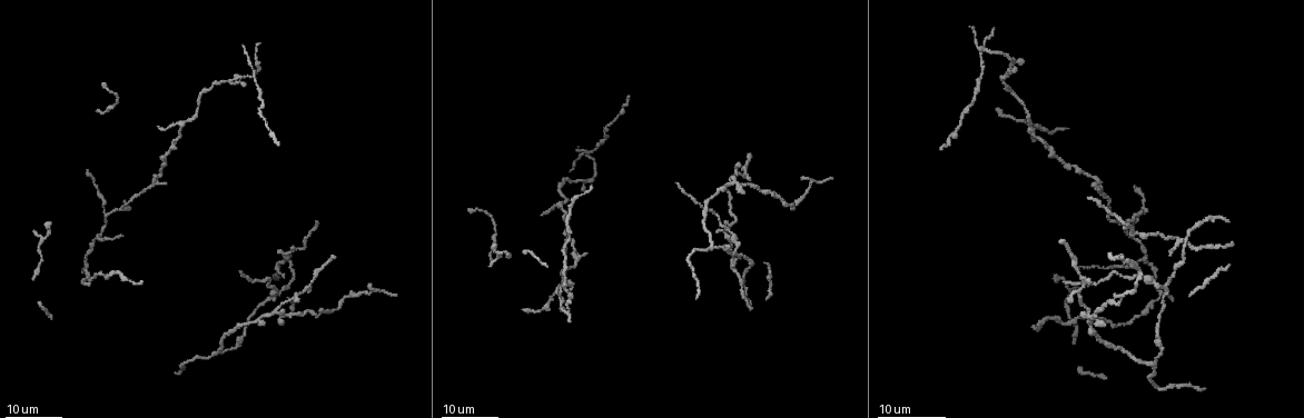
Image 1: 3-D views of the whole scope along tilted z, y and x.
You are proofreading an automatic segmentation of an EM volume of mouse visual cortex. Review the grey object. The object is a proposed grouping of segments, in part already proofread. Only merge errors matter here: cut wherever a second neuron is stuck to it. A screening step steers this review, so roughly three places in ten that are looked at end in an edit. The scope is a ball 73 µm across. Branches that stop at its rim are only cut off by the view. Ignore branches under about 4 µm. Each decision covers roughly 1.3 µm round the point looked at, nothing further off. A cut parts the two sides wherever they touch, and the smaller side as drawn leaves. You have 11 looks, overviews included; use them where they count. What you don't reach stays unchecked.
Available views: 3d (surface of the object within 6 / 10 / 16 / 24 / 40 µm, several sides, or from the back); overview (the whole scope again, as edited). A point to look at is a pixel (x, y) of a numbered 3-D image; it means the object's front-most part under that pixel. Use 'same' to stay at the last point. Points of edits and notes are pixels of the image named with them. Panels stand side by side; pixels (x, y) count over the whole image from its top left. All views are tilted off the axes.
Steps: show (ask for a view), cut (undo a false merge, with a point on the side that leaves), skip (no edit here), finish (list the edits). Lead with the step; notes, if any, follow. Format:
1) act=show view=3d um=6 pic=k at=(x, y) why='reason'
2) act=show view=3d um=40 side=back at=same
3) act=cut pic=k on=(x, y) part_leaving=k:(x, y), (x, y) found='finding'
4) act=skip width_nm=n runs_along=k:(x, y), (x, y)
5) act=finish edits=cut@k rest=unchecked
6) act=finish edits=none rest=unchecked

act=show view=3d um=16 pic=1 at=(1135, 234) why='small branch off a trunk'

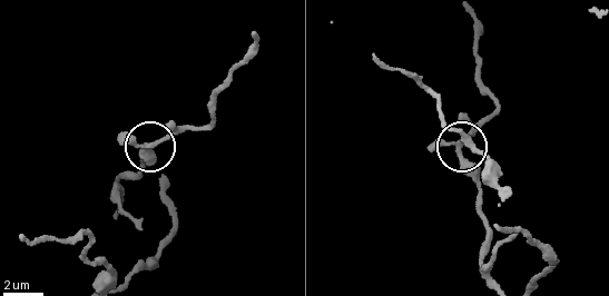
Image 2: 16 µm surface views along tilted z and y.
act=show view=3d um=10 pic=2 at=(150, 146) why='zoom in'

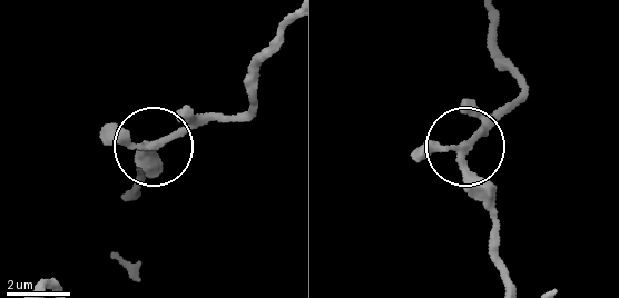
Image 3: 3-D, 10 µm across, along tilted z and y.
act=skip found='one neuron here'

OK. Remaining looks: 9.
act=show view=3d um=24 pic=1 at=(318, 313) why='three arms meet'

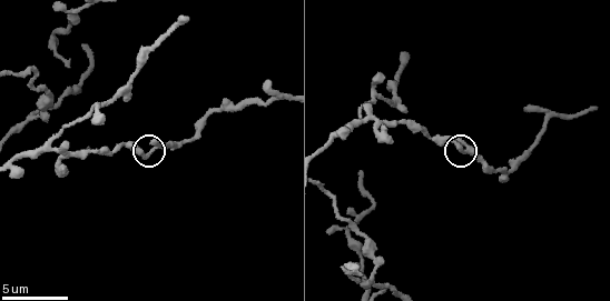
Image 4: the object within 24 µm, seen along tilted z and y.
act=show view=3d um=6 pic=4 at=(147, 152) why='zoom in'

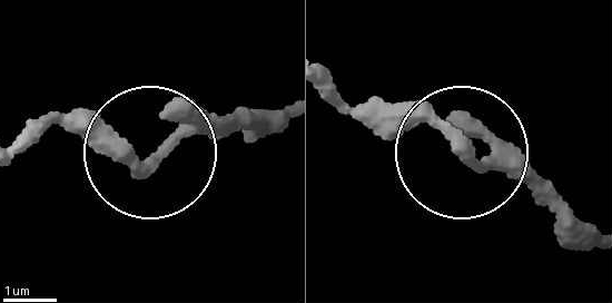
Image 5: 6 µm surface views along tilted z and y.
act=show view=3d um=6 side=back pic=5 at=(158, 158)

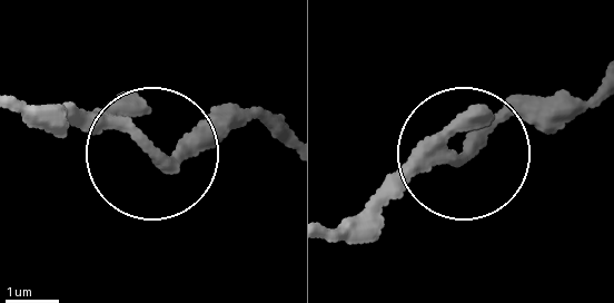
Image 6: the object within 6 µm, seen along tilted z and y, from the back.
act=skip runs_along=6:(596, 100), (523, 116), (385, 194) found='all the same neuron'

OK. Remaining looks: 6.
act=show view=3d um=6 pic=4 at=(29, 116) why='three arms meet'

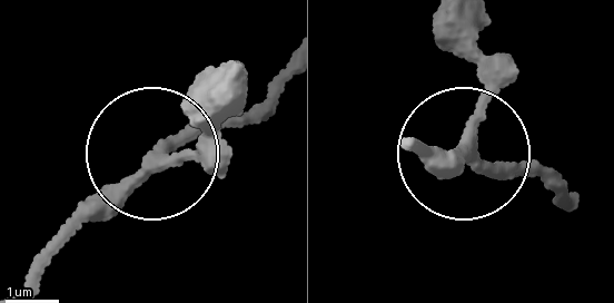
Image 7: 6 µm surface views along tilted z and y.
act=skip side_arm_um=18 runs_along=7:(214, 96), (184, 153), (160, 154), (268, 99) found='one neuron here'

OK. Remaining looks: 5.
act=show view=3d um=16 pic=1 at=(177, 123) why='arms run side by side'

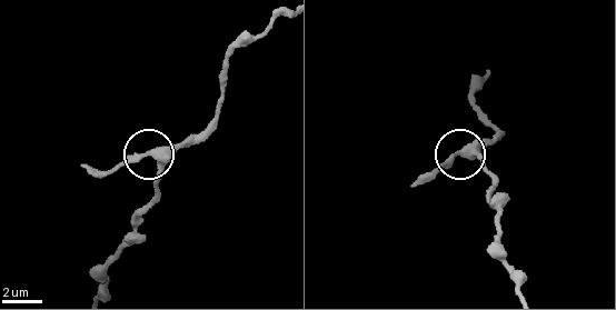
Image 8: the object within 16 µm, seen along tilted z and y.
act=show view=3d um=10 pic=8 at=(155, 152)

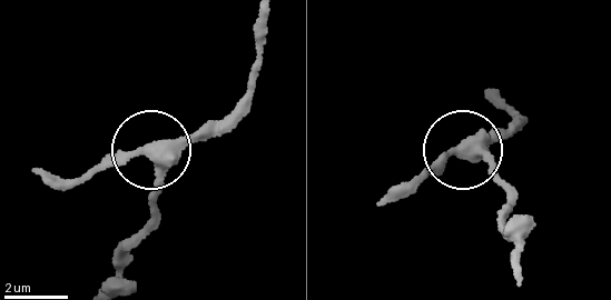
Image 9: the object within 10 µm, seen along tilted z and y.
act=skip runs_along=9:(105, 287), (156, 220), (156, 156), (145, 146), (65, 183) found='one neuron here'

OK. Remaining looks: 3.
act=show view=3d um=24 pic=1 at=(246, 78) why='three-way junction'

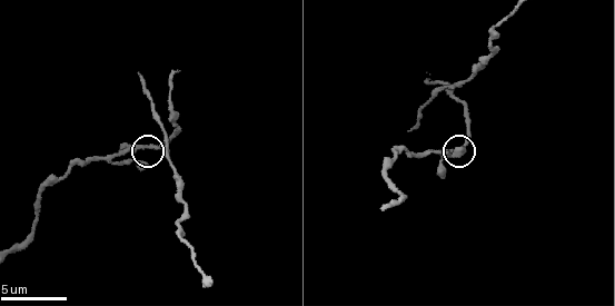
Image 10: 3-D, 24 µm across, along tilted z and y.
act=show view=3d um=10 pic=10 at=(142, 147) why='closer look'

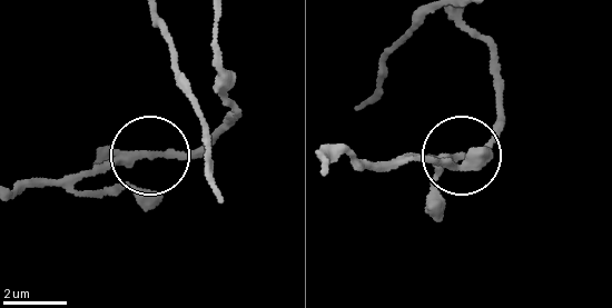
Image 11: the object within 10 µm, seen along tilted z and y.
act=show view=3d um=10 side=back pic=11 at=(155, 152)

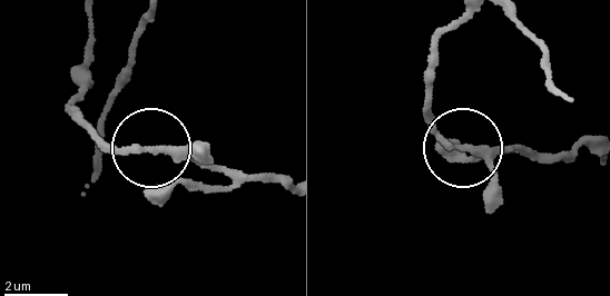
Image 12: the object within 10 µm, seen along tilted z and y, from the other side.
act=skip runs_along=12:(286, 184), (114, 146), (87, 128) found='one neuron here'

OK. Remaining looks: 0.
act=finish edits=none rest=unchecked

